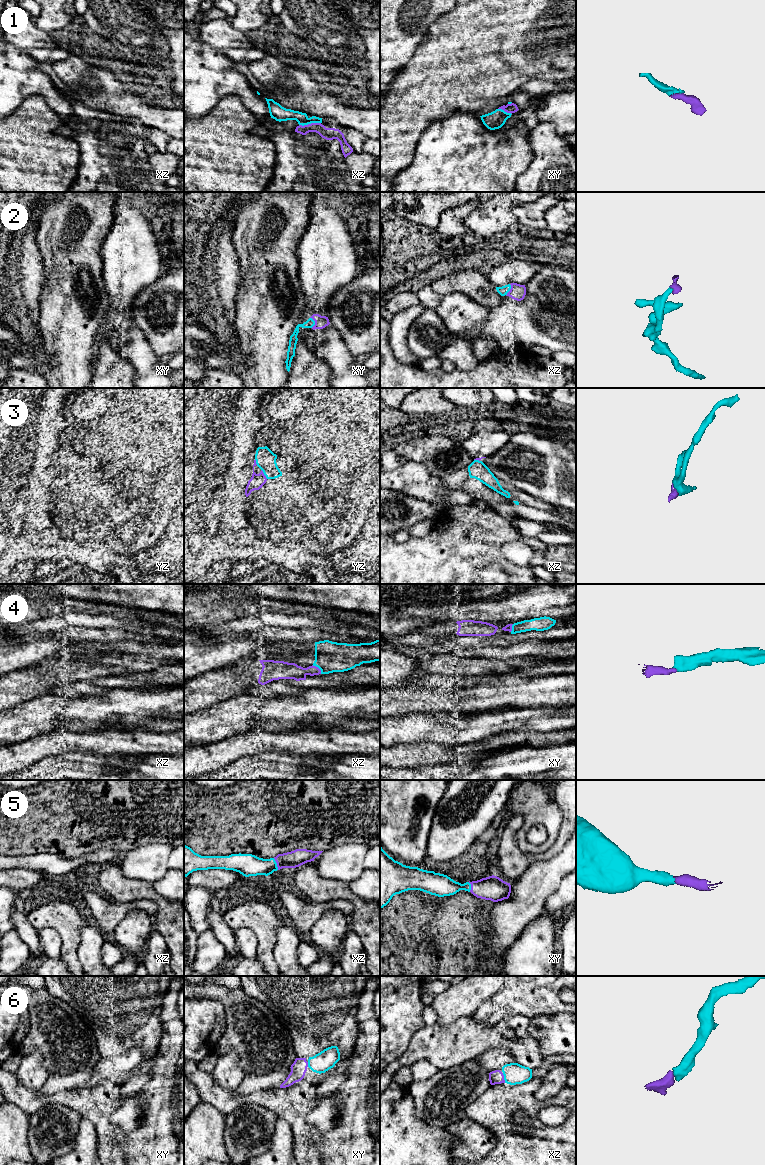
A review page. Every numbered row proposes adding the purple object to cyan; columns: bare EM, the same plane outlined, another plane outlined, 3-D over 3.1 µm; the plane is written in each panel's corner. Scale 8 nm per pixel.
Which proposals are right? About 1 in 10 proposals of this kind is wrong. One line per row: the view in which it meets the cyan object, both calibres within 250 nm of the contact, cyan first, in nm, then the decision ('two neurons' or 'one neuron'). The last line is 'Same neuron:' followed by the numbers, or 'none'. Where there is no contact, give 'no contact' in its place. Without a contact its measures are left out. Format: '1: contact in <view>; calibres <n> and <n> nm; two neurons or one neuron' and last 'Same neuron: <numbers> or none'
1: contact in xz; calibres 120 and 100 nm; one neuron
2: contact in xy; calibres 70 and 100 nm; one neuron
3: contact in yz; calibres 160 and 120 nm; one neuron
4: contact in xz; calibres 240 and 130 nm; one neuron
5: contact in xz; calibres 180 and 140 nm; one neuron
6: contact in xz; calibres 170 and 110 nm; one neuron
Same neuron: 1, 2, 3, 4, 5, 6

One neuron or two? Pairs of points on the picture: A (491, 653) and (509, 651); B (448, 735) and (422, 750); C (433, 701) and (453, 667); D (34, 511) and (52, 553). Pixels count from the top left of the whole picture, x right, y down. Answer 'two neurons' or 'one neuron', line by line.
A: one neuron
B: two neurons
C: two neurons
D: one neuron

